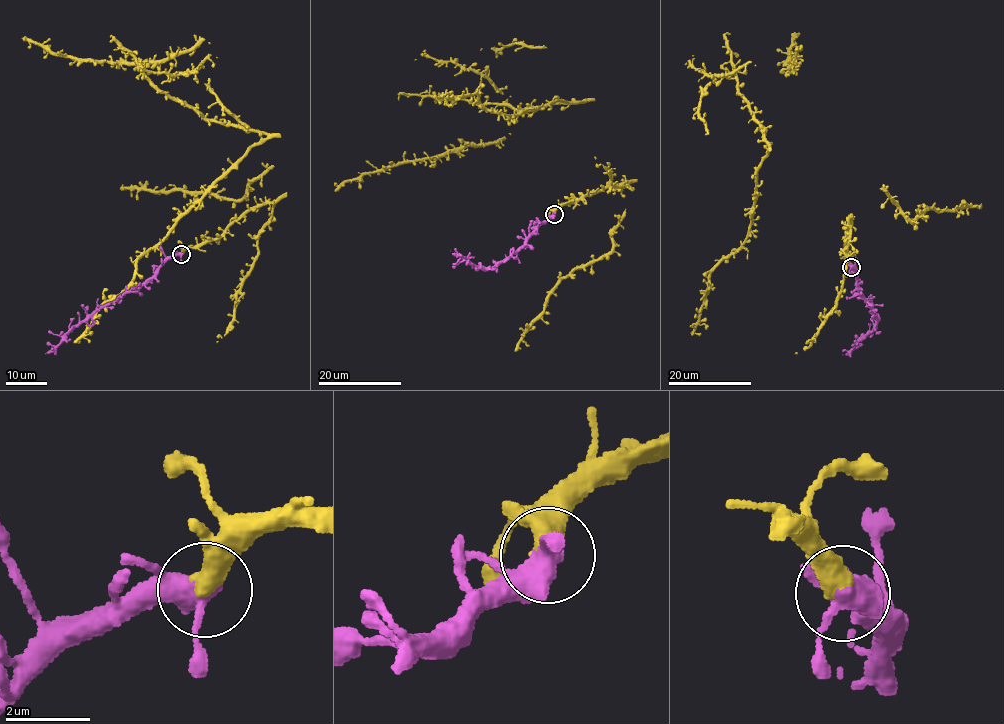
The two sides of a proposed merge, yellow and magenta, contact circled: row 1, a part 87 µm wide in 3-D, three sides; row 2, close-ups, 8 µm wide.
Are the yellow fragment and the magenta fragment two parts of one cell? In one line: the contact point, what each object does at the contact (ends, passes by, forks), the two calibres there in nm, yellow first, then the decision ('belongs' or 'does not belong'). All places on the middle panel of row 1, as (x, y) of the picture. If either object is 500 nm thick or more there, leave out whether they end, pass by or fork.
place (554, 214); calibres 550 and 440 nm; belongs

